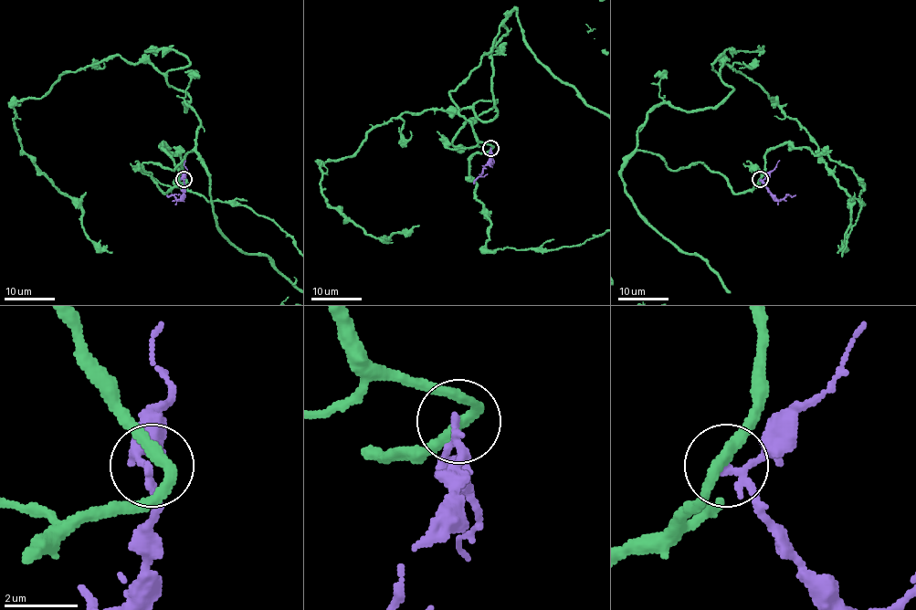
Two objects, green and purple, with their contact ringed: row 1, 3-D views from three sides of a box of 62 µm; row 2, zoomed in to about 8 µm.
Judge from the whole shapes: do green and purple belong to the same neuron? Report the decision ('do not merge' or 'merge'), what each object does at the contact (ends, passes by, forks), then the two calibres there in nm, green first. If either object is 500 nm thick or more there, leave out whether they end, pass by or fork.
do not merge; green passes by; purple passes by; 320 nm thick on the green side, 200 nm on the other

